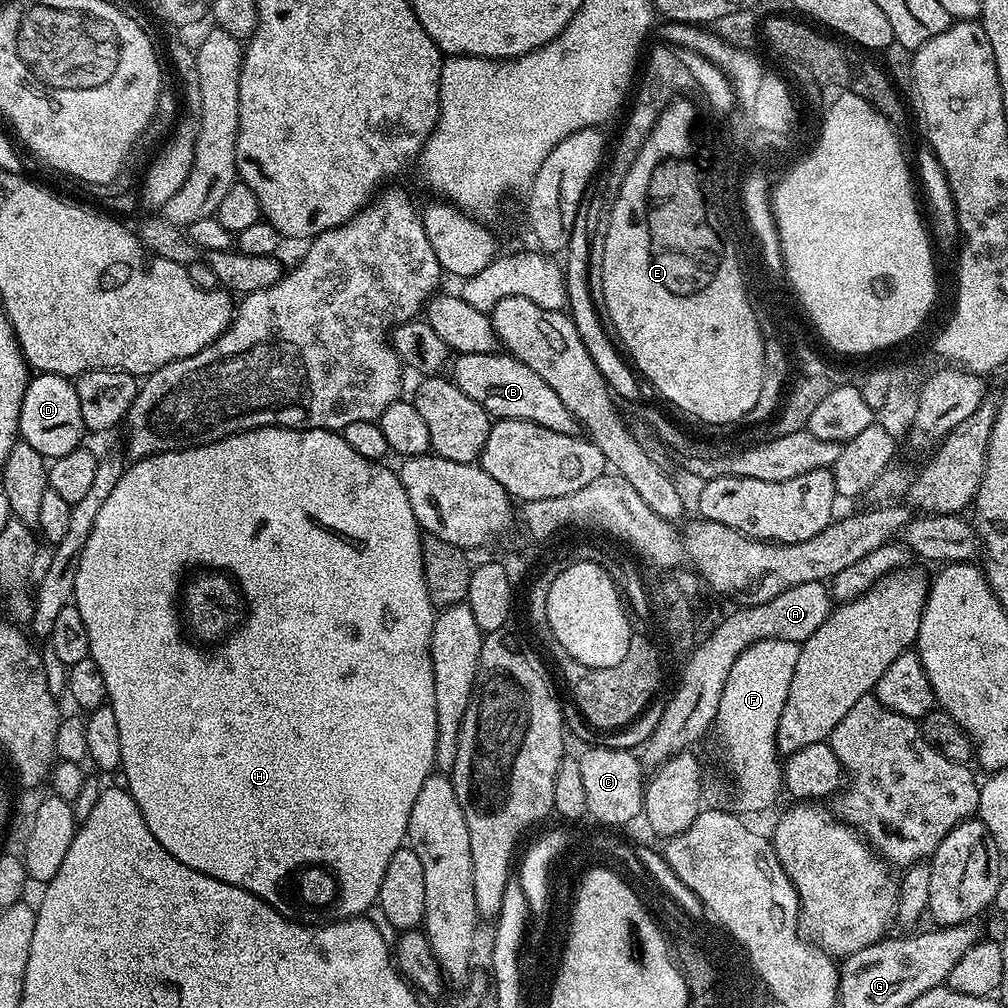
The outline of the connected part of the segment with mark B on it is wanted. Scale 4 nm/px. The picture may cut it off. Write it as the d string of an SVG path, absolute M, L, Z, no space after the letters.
M497 350L490 354L459 354L451 361L450 379L452 383L466 394L466 398L474 398L478 406L488 411L489 417L496 420L525 420L538 426L546 426L546 430L554 430L556 434L577 435L578 421L574 414L558 398L558 394L539 374L534 374L526 362Z

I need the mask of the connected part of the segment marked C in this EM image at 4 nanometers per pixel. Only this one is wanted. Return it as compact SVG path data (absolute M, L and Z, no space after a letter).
M588 746L578 756L583 789L586 790L587 815L600 824L628 824L644 810L646 769L635 751Z

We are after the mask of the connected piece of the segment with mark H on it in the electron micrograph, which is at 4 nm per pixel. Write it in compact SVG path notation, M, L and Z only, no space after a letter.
M255 428L249 432L240 432L237 436L227 436L213 444L200 444L197 448L182 448L147 456L125 467L122 478L118 478L118 486L114 486L114 491L110 498L106 498L98 518L94 518L94 530L90 530L90 538L86 538L86 546L78 562L78 578L74 582L74 603L78 614L82 614L82 622L86 622L86 634L90 634L88 655L91 660L98 662L98 670L102 670L102 678L106 681L107 703L114 710L114 718L118 722L118 738L122 738L120 768L124 772L123 783L134 798L146 826L150 826L150 834L154 834L154 838L158 838L158 842L162 842L162 846L166 846L166 850L170 850L170 854L174 854L178 862L210 878L218 878L230 886L238 886L263 900L274 898L276 880L280 880L280 876L284 876L284 872L288 872L292 864L300 864L300 860L324 860L324 864L332 864L332 868L340 872L340 884L344 884L342 911L349 912L353 918L363 917L368 908L379 901L386 866L390 866L390 858L394 858L408 835L414 798L418 798L422 782L426 782L426 778L433 775L436 768L438 714L434 706L432 669L432 624L436 620L436 612L424 581L420 523L414 518L414 510L410 510L410 498L406 498L406 490L399 475L393 469L391 472L386 465L387 463L379 460L362 458L362 454L357 454L340 432L317 428Z

